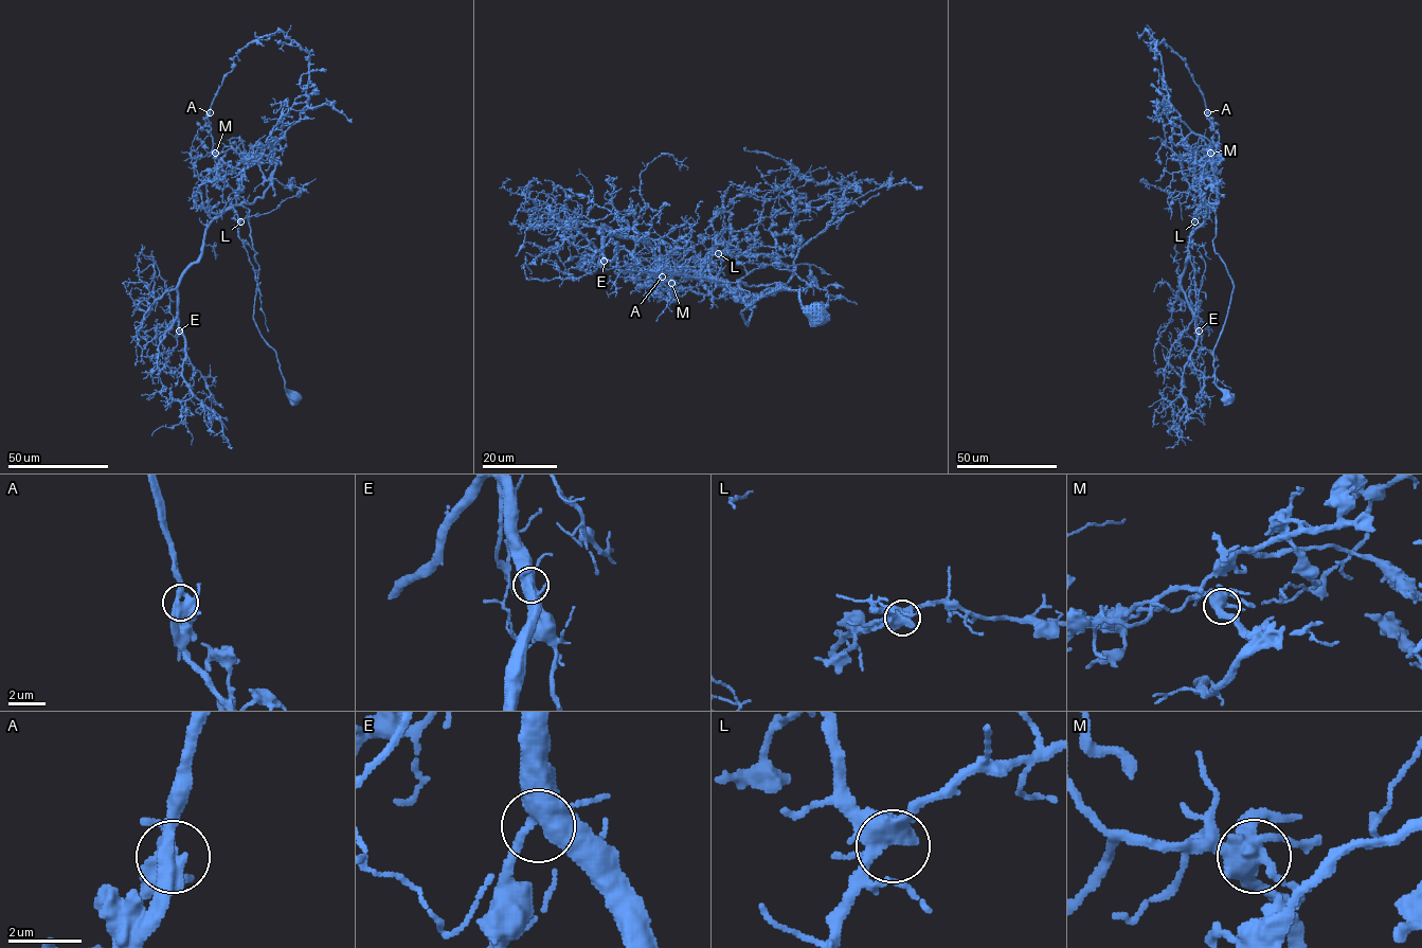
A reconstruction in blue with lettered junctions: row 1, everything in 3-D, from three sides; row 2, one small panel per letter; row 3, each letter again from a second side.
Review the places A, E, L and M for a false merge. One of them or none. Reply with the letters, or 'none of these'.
none of these

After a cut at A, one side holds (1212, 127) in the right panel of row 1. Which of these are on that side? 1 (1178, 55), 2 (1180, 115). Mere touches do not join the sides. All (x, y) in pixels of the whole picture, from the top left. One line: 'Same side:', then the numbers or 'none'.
Same side: 2

